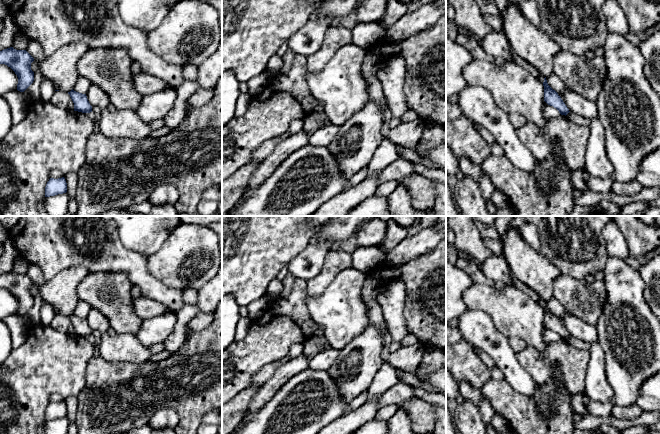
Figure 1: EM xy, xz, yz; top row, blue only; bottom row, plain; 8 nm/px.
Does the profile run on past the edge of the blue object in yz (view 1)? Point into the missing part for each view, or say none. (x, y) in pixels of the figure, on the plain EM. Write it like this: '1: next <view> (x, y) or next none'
1: next none

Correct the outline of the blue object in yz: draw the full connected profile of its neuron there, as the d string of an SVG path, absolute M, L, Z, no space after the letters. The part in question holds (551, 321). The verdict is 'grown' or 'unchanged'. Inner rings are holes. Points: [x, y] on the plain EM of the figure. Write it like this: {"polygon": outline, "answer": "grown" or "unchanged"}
{"polygon": "M546 301L544 302L543 306L544 310L544 325L550 329L556 332L561 339L567 339L570 335L561 323L561 321L558 319L558 317L553 314L547 307Z", "answer": "unchanged"}

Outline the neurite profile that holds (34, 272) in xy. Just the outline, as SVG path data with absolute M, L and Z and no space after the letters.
M29 264L26 275L36 284L38 287L45 283L44 274L41 268L37 264Z

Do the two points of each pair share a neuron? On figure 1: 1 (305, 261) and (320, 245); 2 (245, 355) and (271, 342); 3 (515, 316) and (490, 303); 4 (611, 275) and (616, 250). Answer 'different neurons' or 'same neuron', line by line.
1: same neuron
2: same neuron
3: same neuron
4: different neurons

